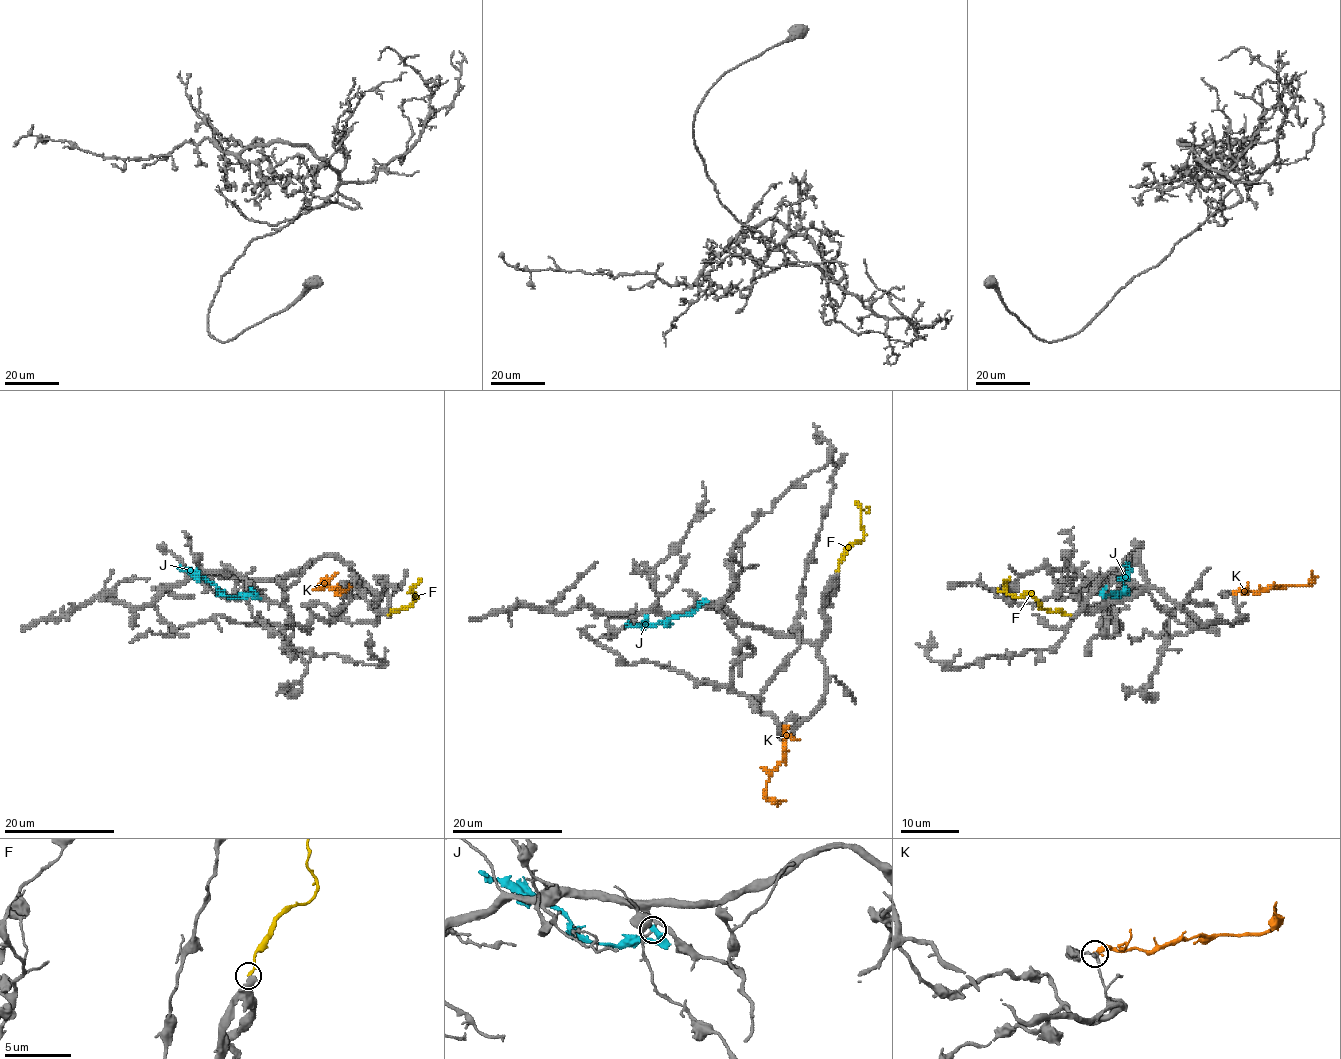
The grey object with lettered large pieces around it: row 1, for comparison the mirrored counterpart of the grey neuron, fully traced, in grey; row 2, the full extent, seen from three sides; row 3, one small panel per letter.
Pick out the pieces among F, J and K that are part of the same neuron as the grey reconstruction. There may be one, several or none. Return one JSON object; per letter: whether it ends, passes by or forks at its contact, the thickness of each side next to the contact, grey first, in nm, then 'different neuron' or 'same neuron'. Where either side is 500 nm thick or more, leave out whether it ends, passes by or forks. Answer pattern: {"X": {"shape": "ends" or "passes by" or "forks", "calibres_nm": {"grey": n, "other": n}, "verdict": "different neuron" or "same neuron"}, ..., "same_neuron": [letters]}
{"F": {"shape": "ends", "calibres_nm": {"grey": 440, "other": 180}, "verdict": "different neuron"}, "J": {"shape": "ends", "calibres_nm": {"grey": 170, "other": 400}, "verdict": "different neuron"}, "K": {"shape": "ends", "calibres_nm": {"grey": 130, "other": 400}, "verdict": "different neuron"}, "same_neuron": []}

